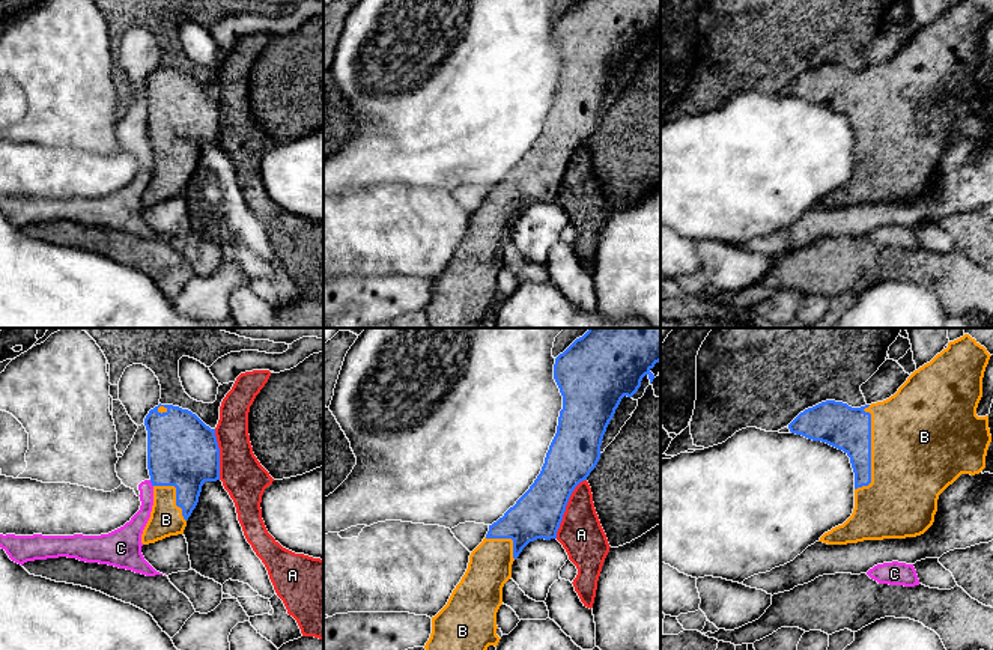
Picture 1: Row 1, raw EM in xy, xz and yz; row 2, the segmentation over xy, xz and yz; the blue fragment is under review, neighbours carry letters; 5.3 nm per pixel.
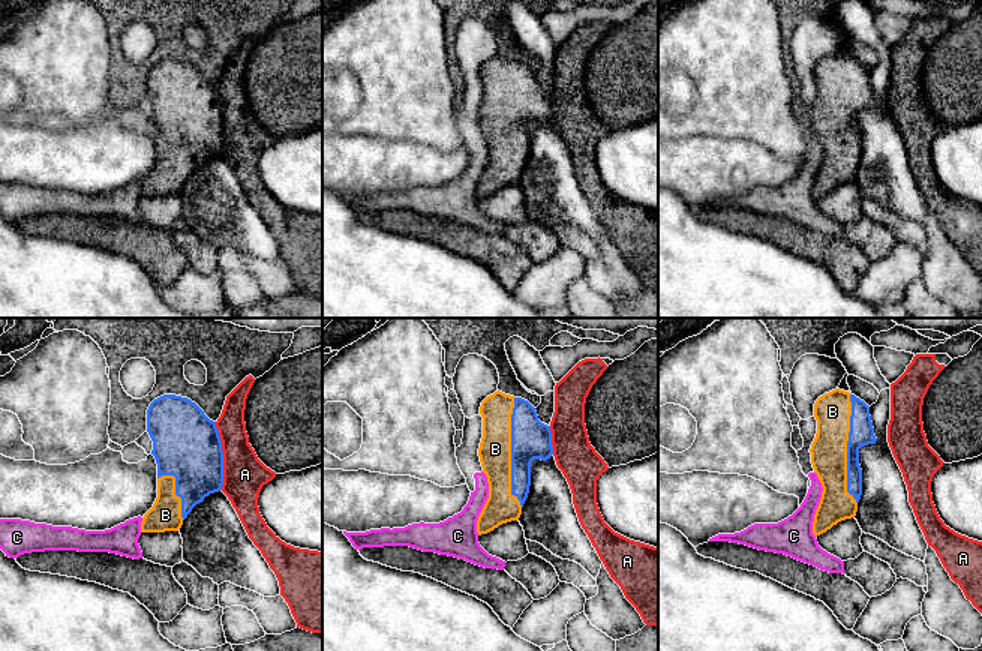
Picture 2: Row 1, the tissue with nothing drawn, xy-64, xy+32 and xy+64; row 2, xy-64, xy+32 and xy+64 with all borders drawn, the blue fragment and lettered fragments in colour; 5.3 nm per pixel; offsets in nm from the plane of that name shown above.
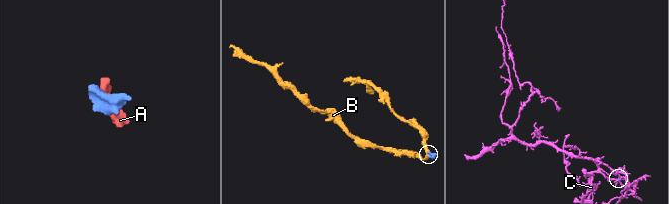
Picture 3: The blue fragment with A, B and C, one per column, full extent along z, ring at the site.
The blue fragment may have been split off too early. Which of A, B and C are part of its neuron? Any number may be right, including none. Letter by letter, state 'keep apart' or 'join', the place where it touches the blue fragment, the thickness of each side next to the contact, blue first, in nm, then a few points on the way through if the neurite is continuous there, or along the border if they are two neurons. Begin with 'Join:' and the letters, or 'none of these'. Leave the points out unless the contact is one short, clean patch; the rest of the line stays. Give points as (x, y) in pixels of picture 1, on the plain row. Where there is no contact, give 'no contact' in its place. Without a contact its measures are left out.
Join: B
A: keep apart; meets blue in xz at (564, 170); 260 nm thick on the blue side, 240 nm on the other
B: join; meets blue in yz at (870, 113); 240 nm thick on the blue side, 500 nm on the other
C: keep apart; meets blue in xy at (151, 145); 380 nm thick on the blue side, 90 nm on the other; border along xy (149, 143), (152, 149)

